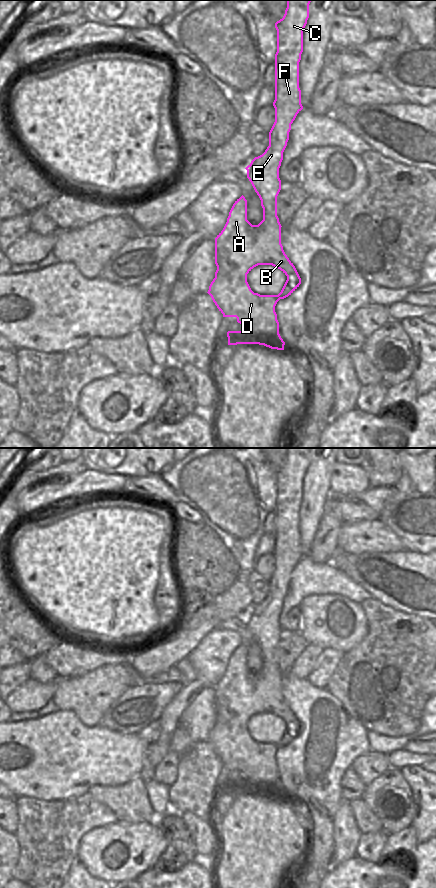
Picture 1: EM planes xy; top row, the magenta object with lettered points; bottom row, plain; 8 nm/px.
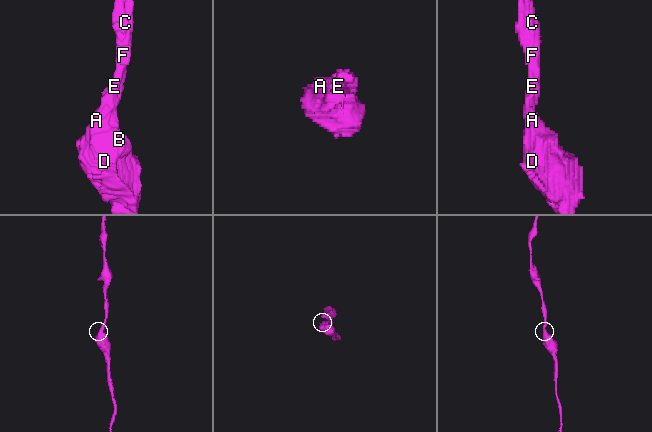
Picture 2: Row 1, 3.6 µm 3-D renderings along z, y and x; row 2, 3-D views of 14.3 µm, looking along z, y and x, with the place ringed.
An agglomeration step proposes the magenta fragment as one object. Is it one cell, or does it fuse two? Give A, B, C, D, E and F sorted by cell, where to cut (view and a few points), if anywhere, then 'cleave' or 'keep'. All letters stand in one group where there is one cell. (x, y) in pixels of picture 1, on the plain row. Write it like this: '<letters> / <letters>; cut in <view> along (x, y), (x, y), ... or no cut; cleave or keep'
A B C D E F; no cut; keep

